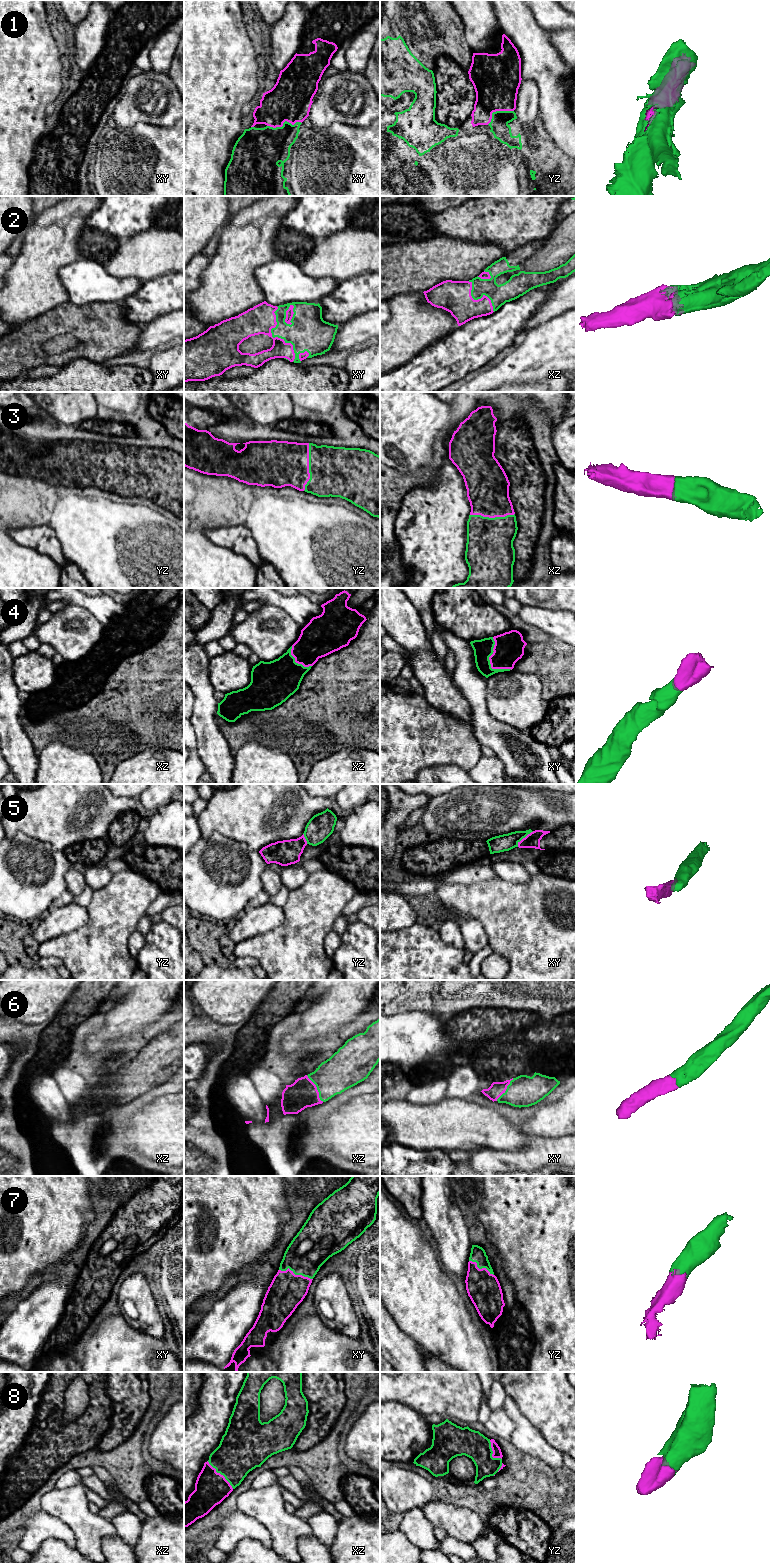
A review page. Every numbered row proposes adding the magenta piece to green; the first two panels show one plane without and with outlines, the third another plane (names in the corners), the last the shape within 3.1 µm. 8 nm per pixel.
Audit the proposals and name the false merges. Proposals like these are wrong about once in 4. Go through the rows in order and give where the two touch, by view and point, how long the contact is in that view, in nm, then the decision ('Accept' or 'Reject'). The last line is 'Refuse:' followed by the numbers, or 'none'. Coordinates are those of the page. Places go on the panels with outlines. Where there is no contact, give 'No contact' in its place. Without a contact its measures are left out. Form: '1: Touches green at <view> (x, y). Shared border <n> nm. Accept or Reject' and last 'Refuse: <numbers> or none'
1: Touches green at xy (283, 123). Shared border 280 nm. Accept
2: Touches green at xy (275, 336). Shared border 460 nm. Accept
3: Touches green at yz (309, 467). Shared border 380 nm. Accept
4: Touches green at xy (489, 662). Shared border 300 nm. Accept
5: Touches green at xy (524, 837). Shared border 180 nm. Reject
6: Touches green at xz (317, 1089). Shared border 260 nm. Accept
7: Touches green at xy (296, 1274). Shared border 280 nm. Accept
8: Touches green at xz (221, 1474). Shared border 300 nm. Accept
Refuse: 5

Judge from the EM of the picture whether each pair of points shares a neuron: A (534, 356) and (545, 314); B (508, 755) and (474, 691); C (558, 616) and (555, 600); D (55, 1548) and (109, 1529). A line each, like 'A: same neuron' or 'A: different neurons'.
A: different neurons
B: same neuron
C: different neurons
D: different neurons

